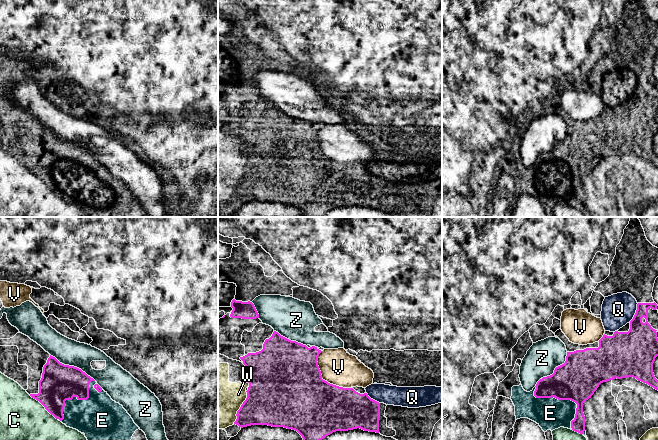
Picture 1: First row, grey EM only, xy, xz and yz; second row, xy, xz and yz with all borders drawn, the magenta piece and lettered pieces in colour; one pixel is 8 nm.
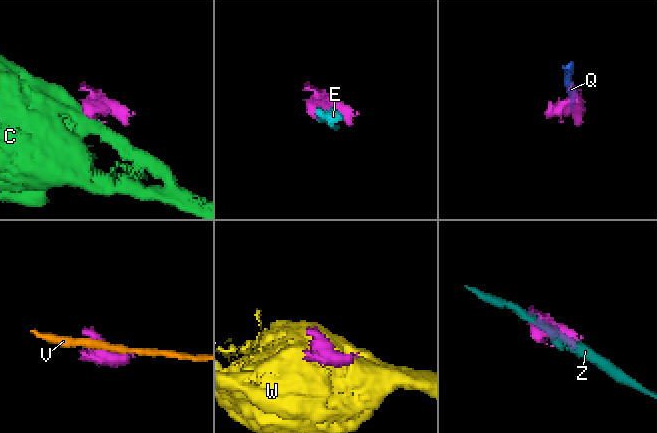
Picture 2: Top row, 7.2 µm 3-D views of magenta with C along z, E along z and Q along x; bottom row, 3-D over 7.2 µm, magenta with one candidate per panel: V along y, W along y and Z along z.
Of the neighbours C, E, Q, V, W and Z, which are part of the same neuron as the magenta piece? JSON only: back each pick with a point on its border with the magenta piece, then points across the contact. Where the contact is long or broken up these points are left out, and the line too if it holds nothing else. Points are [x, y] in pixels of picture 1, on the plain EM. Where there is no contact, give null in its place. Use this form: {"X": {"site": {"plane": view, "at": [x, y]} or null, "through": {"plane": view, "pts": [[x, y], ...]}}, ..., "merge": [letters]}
{"E": {"site": {"plane": "yz", "at": [563, 175]}}, "merge": ["E"]}

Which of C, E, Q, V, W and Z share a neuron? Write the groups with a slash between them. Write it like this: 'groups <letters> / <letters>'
groups C / E / Q / V / W / Z

